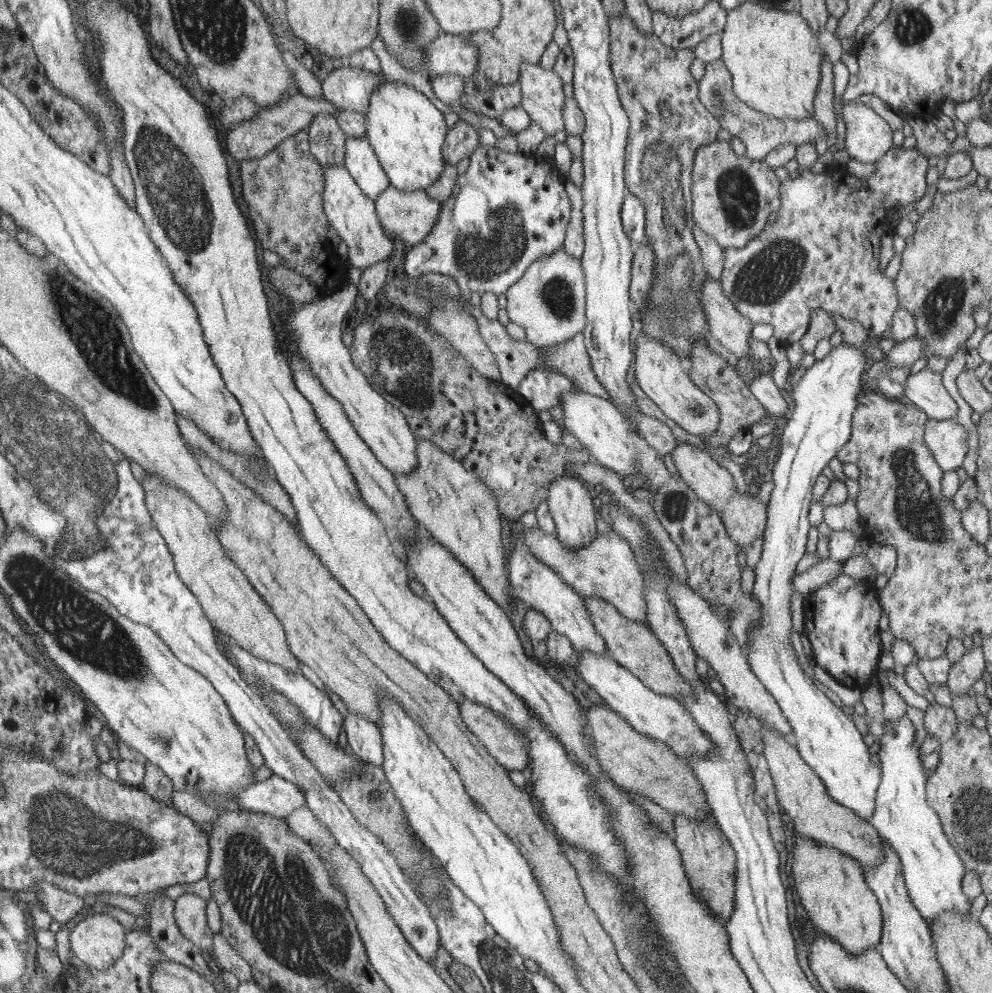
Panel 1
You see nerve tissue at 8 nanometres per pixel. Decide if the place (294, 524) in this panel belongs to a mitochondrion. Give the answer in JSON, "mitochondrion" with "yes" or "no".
{"mitochondrion":"no"}

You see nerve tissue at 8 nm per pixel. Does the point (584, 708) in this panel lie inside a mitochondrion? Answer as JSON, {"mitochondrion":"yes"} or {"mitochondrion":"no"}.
{"mitochondrion":"no"}

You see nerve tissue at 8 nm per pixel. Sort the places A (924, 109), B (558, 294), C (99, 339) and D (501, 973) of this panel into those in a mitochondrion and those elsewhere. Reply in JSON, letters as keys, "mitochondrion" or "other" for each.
{"A":"other","B":"mitochondrion","C":"mitochondrion","D":"mitochondrion"}

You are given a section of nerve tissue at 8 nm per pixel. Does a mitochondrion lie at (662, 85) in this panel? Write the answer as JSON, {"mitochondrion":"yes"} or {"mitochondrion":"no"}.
{"mitochondrion":"no"}

